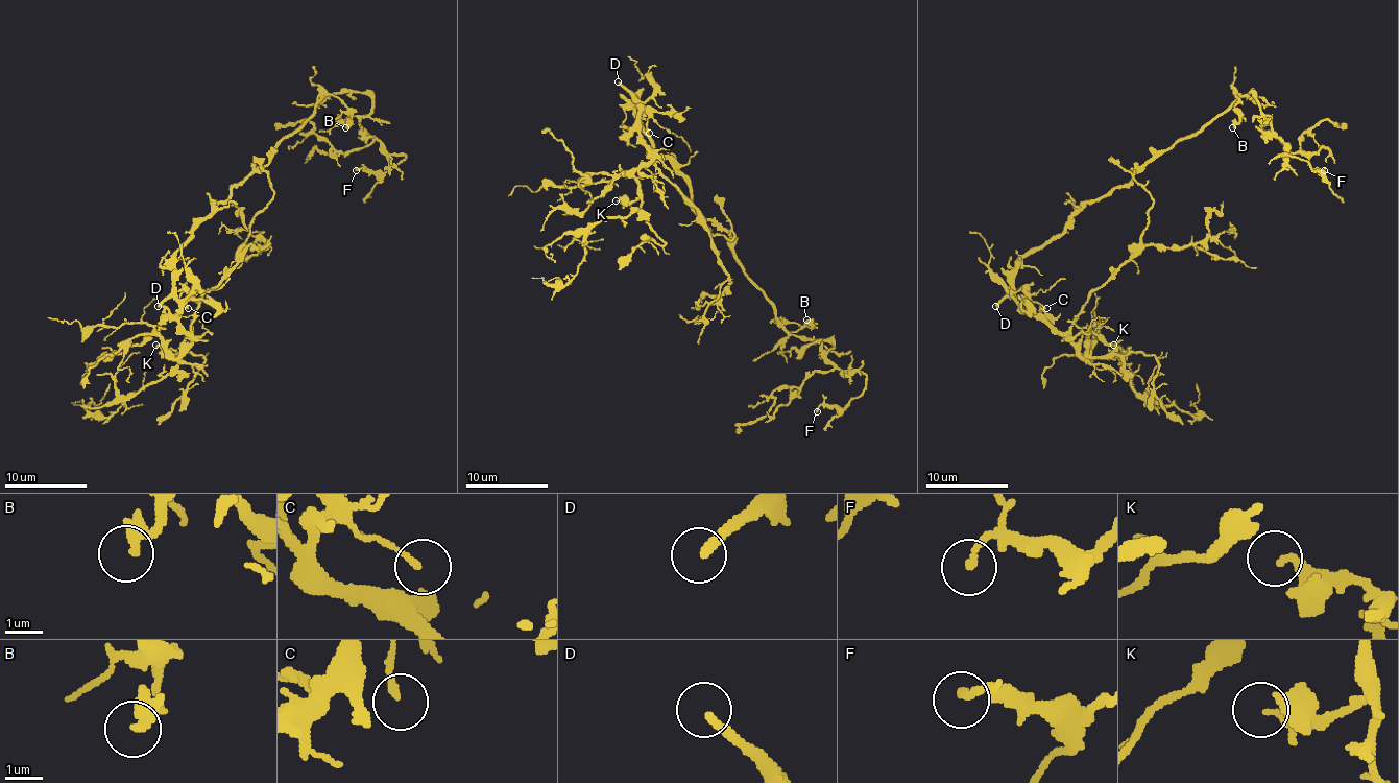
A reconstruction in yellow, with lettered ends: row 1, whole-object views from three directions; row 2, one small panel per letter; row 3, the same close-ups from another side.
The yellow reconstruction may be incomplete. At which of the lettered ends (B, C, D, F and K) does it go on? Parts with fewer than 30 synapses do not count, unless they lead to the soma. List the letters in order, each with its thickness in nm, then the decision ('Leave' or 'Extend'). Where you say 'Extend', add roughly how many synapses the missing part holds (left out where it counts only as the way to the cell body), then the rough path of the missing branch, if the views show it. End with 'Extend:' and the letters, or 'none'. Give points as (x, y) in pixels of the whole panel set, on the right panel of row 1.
B: Thickness 280 nm. Leave
C: Thickness 130 nm. Leave
D: Thickness 240 nm. Extend
F: Thickness 190 nm. Leave
K: Thickness 140 nm. Leave
Extend: D

